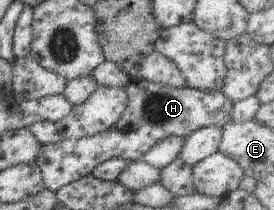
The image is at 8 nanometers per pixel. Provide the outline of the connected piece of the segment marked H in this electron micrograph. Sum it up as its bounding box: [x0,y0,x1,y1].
[36,78,234,193]

